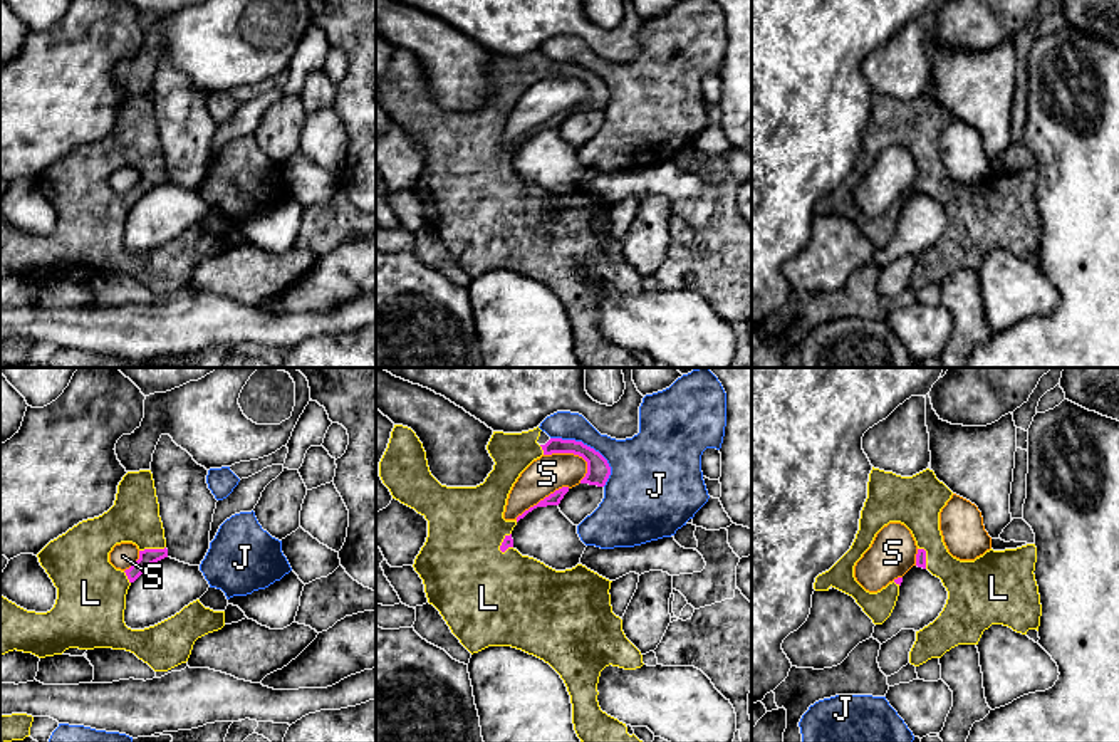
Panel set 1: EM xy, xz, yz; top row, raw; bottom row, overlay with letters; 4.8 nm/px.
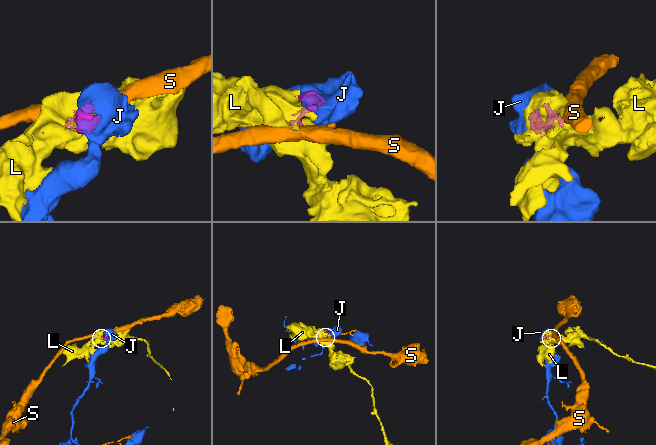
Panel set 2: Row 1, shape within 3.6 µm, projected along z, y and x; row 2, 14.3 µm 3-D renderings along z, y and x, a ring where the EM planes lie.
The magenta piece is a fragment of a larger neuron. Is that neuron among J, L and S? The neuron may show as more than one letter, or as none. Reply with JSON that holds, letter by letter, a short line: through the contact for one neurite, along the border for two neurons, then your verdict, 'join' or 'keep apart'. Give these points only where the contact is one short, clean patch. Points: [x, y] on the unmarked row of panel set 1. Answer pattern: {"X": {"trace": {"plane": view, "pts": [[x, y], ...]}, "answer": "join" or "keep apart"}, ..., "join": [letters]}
{"J": {"answer": "keep apart"}, "L": {"answer": "join"}, "S": {"answer": "keep apart"}, "join": ["L"]}

